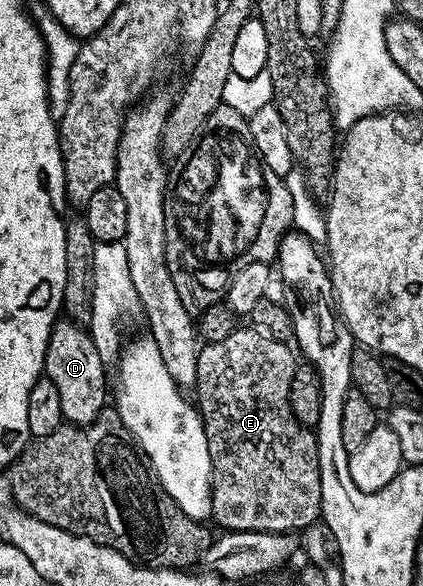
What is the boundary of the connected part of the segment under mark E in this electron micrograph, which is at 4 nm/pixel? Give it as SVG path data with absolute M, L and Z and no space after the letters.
M236 328L224 336L224 340L205 343L198 352L196 409L202 415L208 456L212 460L212 518L226 532L302 532L313 527L322 516L318 434L311 427L300 425L288 400L288 388L296 365L295 351L290 351L287 343L277 342L265 332L247 329Z

